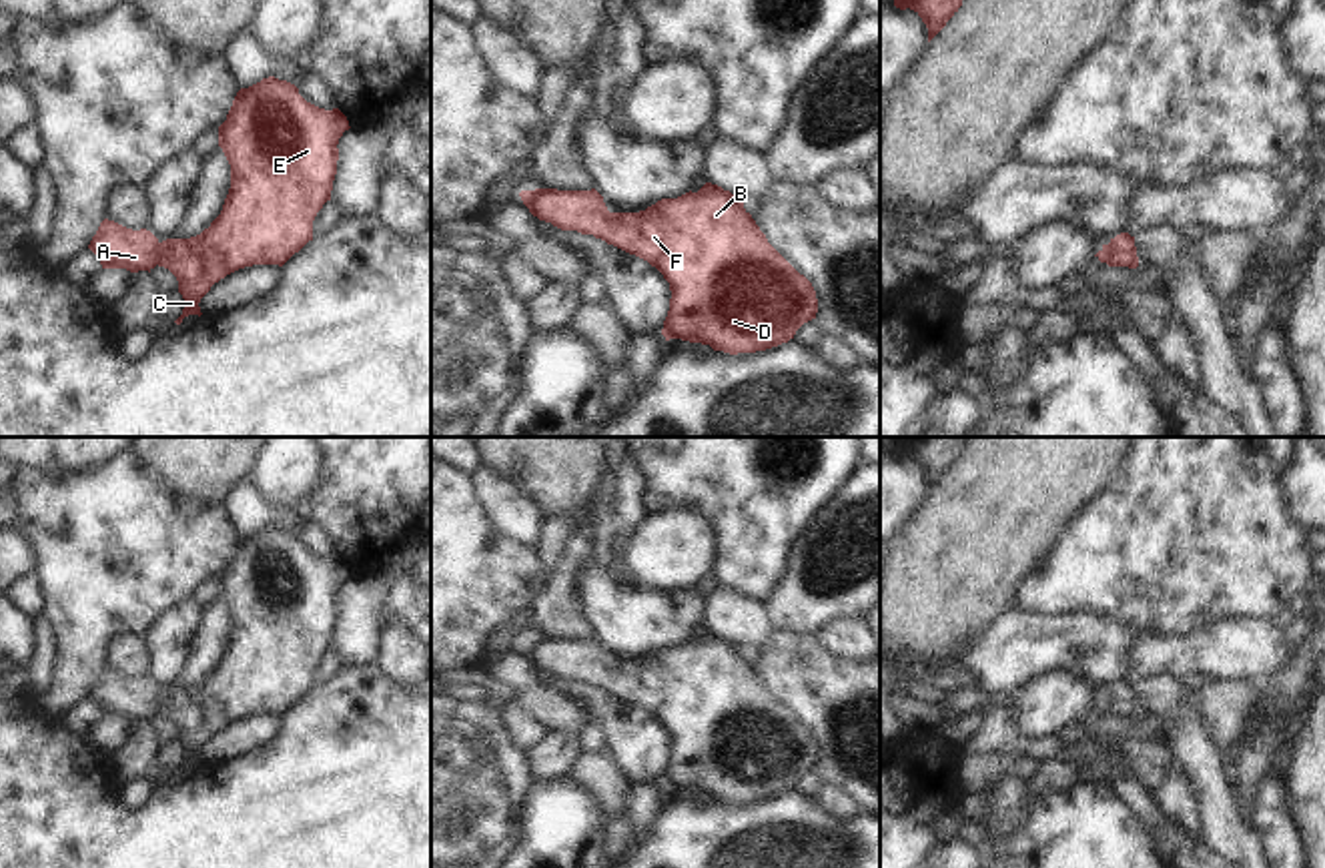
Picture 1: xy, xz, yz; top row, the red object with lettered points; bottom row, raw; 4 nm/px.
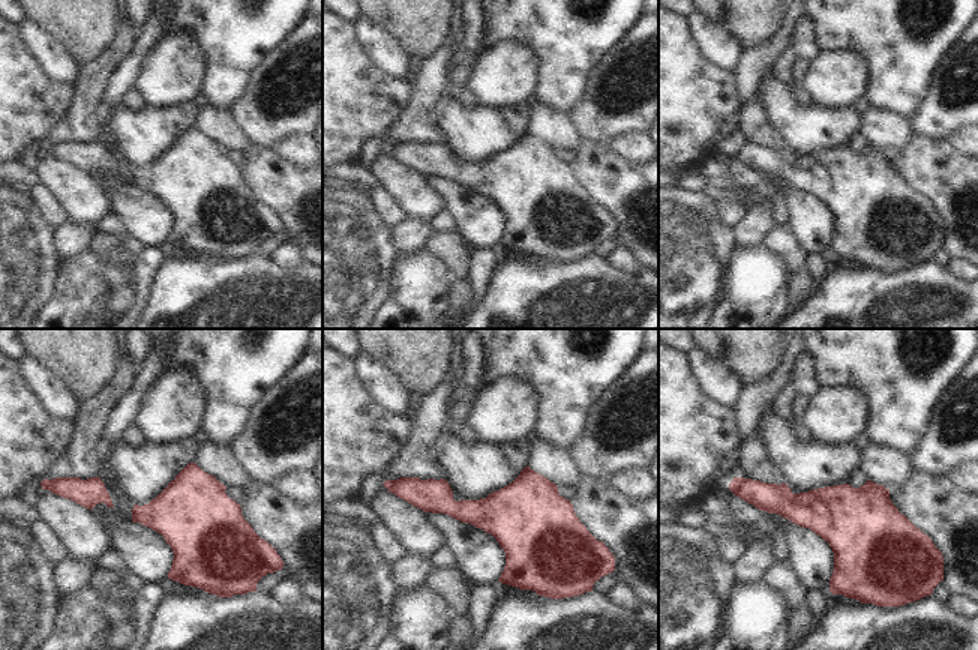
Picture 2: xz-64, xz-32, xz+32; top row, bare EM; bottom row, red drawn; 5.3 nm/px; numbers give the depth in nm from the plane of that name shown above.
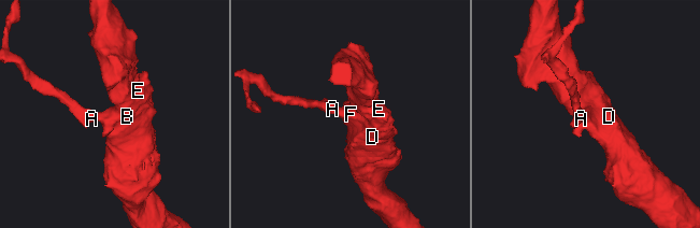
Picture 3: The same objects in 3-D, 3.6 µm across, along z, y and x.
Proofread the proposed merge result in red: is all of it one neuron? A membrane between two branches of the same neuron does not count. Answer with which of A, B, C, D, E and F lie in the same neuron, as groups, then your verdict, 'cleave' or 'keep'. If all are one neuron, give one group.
groups A B C D E F; keep

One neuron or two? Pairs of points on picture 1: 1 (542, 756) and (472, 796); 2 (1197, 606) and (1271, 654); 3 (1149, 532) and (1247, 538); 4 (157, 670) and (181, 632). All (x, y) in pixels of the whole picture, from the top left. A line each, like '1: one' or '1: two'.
1: two
2: two
3: one
4: one

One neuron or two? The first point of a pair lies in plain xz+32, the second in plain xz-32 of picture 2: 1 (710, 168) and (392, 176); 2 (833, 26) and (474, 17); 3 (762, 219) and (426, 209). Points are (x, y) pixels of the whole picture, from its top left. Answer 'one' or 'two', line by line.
1: one
2: two
3: two

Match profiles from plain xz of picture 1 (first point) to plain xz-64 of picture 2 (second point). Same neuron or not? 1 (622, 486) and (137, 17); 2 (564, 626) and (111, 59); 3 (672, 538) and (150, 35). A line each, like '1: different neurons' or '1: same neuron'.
1: same neuron
2: same neuron
3: different neurons

